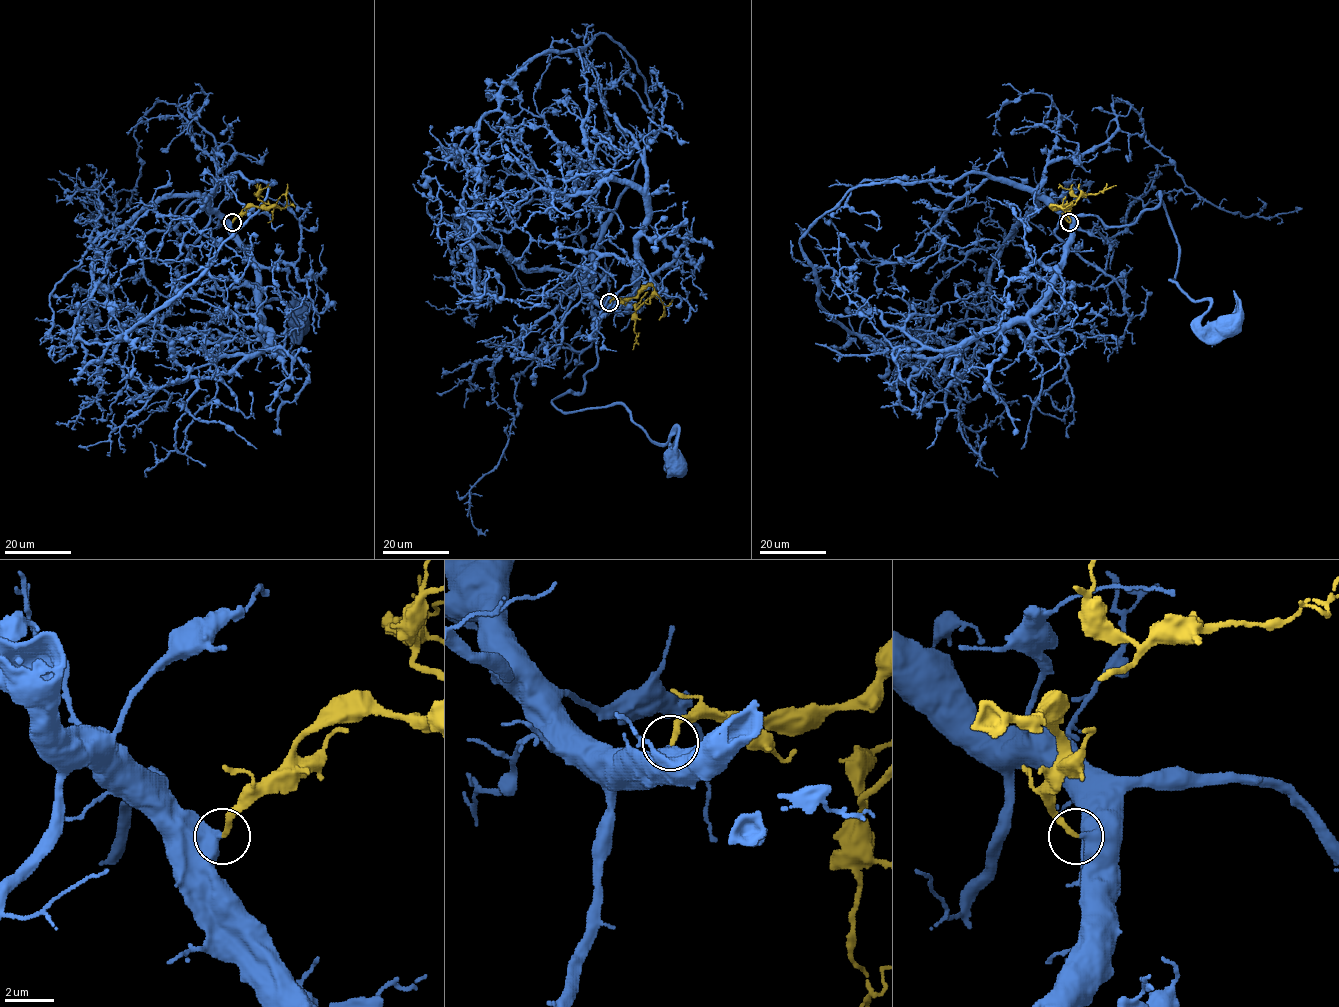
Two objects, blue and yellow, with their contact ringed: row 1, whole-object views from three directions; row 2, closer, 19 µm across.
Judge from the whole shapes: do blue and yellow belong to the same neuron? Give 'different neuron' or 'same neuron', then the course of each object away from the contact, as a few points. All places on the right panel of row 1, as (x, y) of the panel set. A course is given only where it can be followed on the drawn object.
same neuron | blue via (1069, 223), (1131, 225), (1159, 191), (1179, 248), (1170, 279), (1209, 301), (1203, 327), (1226, 326) | yellow via (1069, 223), (1064, 206), (1053, 207), (1054, 204), (1065, 205), (1080, 196), (1097, 194), (1115, 185)

